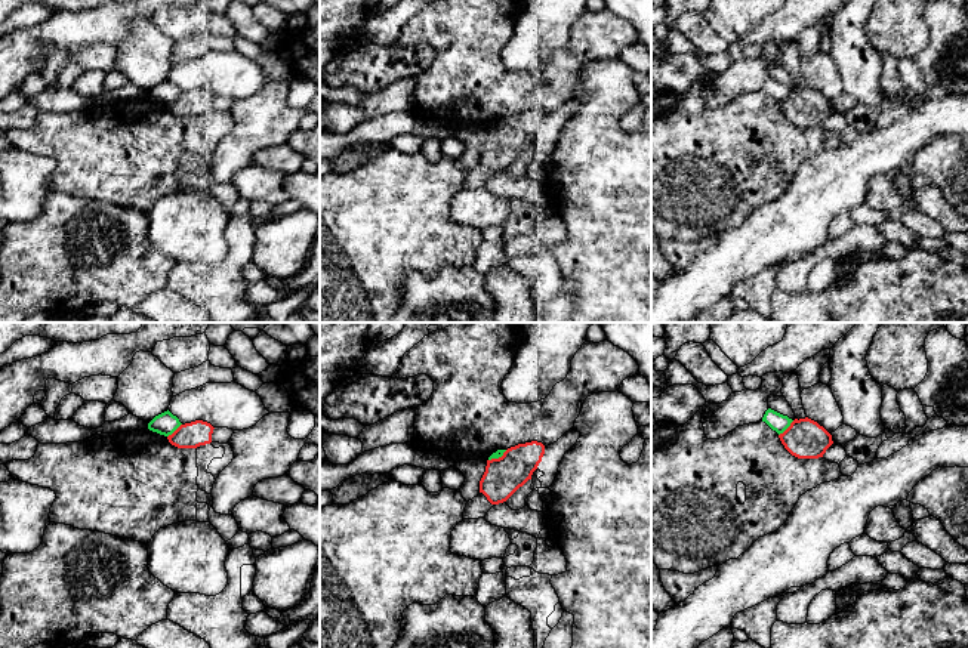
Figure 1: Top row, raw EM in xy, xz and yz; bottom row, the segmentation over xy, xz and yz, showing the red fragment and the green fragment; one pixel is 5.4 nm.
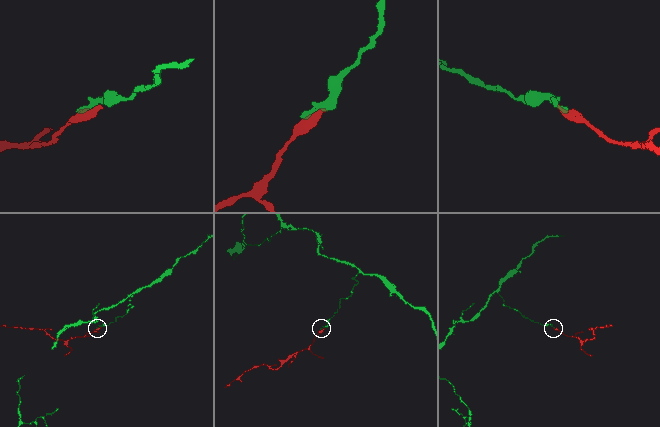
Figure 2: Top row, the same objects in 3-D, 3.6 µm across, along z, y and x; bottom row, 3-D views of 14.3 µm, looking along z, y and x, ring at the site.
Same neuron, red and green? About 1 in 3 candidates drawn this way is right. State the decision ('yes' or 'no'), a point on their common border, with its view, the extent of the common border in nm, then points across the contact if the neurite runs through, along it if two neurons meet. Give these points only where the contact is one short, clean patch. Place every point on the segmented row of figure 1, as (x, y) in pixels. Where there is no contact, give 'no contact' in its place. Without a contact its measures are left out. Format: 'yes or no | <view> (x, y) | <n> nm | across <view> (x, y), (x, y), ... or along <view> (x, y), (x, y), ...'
no | yz (788, 428) | 120 nm | along yz (794, 420), (779, 435)

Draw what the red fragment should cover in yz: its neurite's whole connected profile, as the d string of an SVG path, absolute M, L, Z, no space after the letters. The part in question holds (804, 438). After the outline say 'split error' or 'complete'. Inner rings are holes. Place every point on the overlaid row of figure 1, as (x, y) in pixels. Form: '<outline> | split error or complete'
M808 417L795 419L779 438L784 448L798 459L823 457L826 450L833 444L832 435Z | complete

